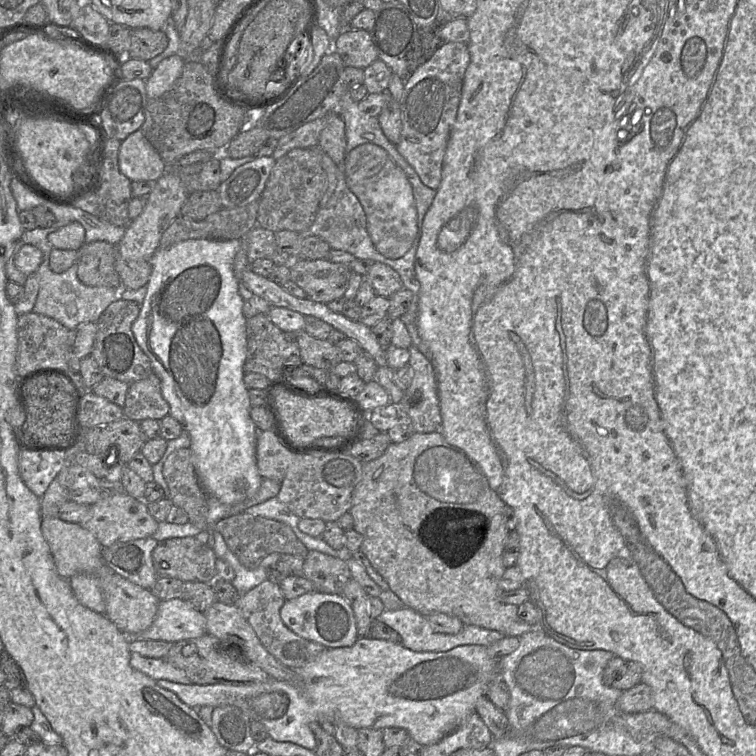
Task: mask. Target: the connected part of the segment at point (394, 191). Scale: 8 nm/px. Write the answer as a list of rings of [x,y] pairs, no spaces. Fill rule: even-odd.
[[[348,87],[338,104],[338,115],[344,121],[346,147],[344,159],[337,166],[336,189],[323,208],[319,208],[306,234],[324,240],[332,250],[341,250],[356,259],[384,263],[400,276],[403,287],[419,295],[420,283],[415,273],[415,255],[421,238],[422,223],[436,191],[426,186],[414,168],[384,135],[378,118],[360,110],[348,94]]]

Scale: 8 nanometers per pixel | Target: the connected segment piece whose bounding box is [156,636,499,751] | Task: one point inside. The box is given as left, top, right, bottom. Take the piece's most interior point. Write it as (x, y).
(378, 684)

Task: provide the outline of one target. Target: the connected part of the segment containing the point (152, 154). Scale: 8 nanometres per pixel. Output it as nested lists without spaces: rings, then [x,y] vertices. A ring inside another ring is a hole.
[[[141,129],[121,141],[118,166],[130,181],[156,182],[168,169]]]

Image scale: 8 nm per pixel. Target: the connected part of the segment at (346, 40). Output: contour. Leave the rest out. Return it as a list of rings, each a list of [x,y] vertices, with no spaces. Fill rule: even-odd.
[[[344,28],[333,41],[333,50],[339,54],[344,66],[365,69],[378,59],[369,31]]]

